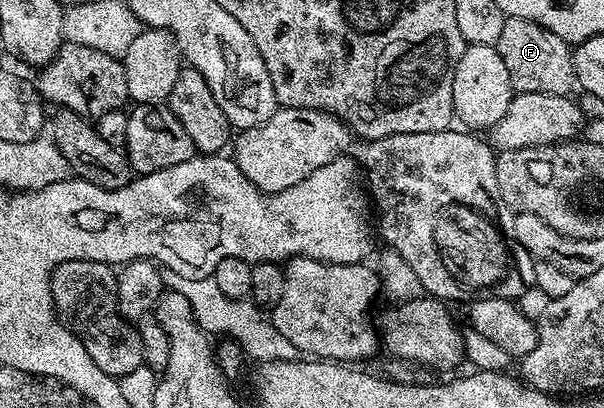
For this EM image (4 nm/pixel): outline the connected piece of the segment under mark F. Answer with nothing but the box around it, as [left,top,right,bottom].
[496,18,577,95]

